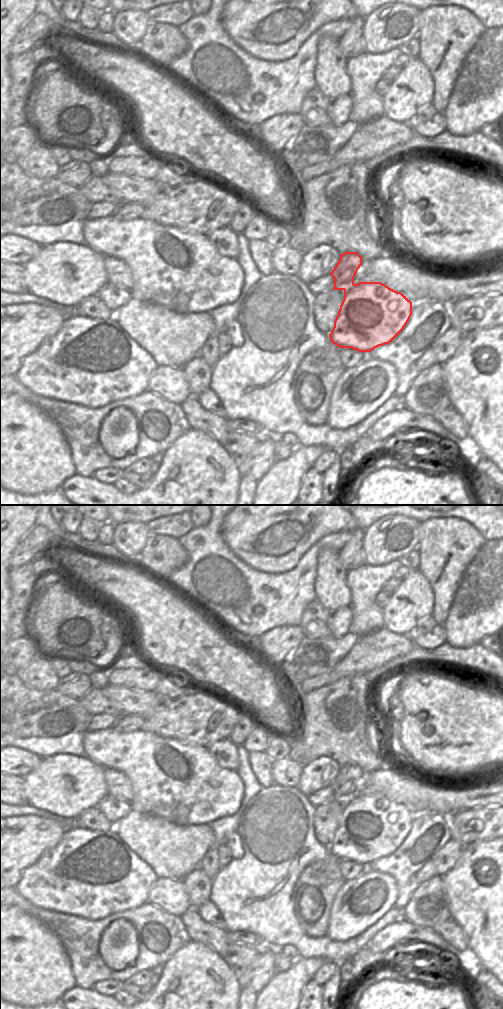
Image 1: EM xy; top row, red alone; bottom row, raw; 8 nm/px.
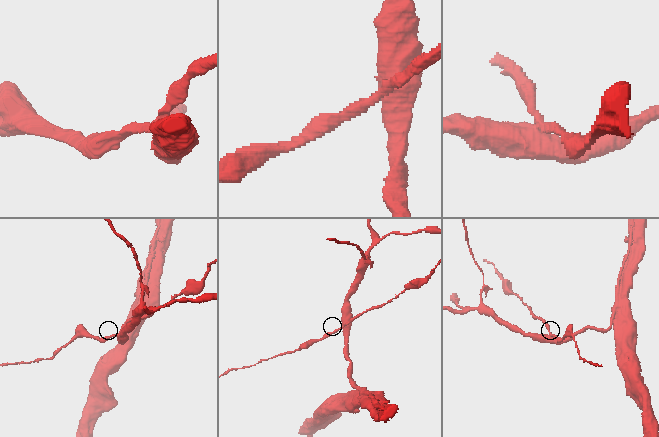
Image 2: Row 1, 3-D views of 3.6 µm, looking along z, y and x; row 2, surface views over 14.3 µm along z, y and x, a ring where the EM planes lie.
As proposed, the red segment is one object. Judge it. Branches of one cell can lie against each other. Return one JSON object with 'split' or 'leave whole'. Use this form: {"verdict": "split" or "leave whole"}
{"verdict": "split"}

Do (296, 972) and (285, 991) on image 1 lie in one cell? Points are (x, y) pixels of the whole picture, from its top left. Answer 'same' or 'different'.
same

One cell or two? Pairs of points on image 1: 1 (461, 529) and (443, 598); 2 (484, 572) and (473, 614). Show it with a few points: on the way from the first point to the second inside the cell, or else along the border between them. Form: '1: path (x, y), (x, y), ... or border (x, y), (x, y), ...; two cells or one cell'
1: path (452, 546), (454, 555), (445, 569), (444, 581); one cell
2: path (484, 582), (483, 604); one cell

